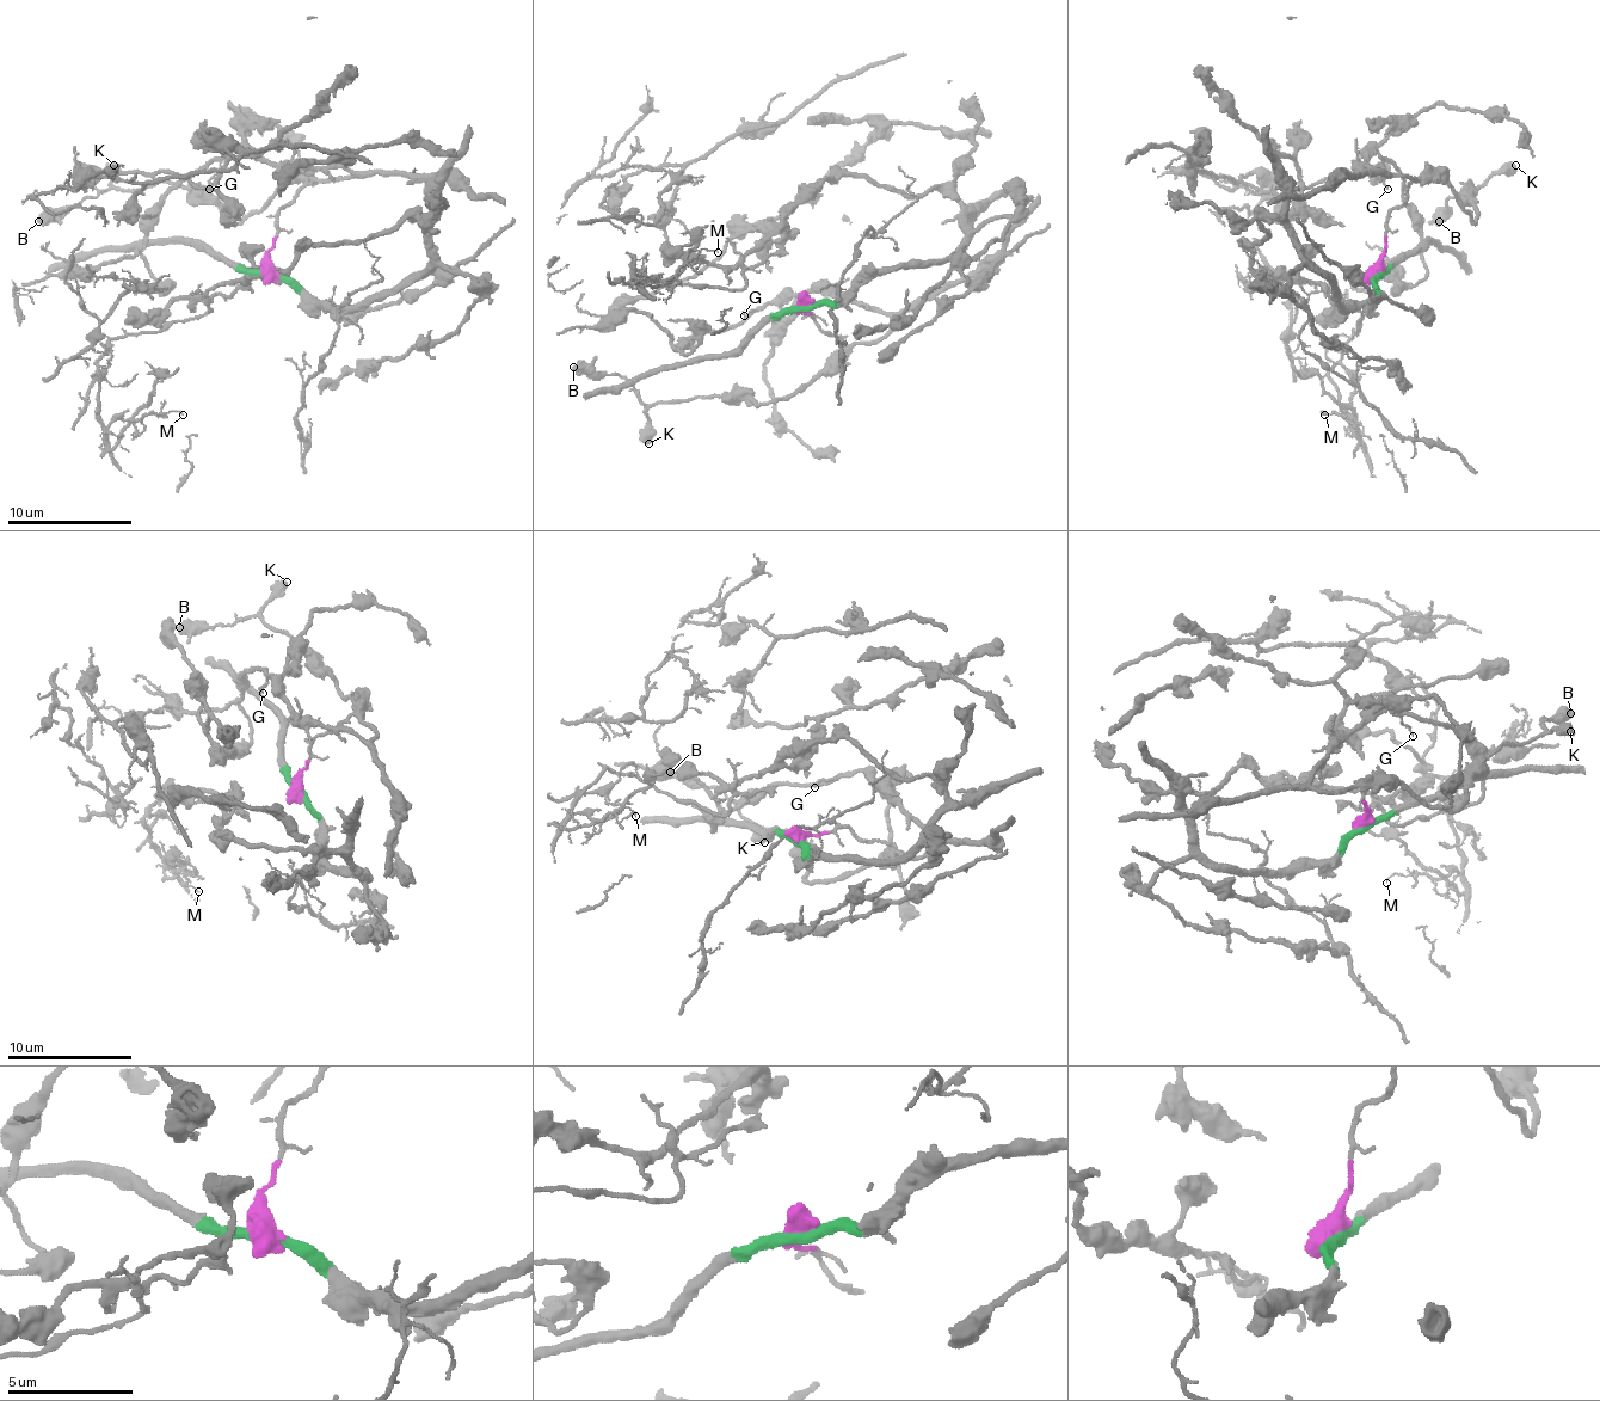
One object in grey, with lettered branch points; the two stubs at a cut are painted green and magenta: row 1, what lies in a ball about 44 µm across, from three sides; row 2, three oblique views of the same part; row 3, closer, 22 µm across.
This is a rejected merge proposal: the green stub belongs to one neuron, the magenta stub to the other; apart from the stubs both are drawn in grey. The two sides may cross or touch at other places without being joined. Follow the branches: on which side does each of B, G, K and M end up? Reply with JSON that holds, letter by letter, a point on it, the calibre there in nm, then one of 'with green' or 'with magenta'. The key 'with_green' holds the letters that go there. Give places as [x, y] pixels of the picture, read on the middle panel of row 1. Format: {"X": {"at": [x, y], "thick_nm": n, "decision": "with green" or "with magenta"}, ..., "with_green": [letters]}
{"B": {"at": [573, 367], "thick_nm": 600, "decision": "with magenta"}, "G": {"at": [744, 315], "thick_nm": 120, "decision": "with magenta"}, "K": {"at": [648, 443], "thick_nm": 550, "decision": "with magenta"}, "M": {"at": [718, 252], "thick_nm": 90, "decision": "with green"}, "with_green": ["M"]}

